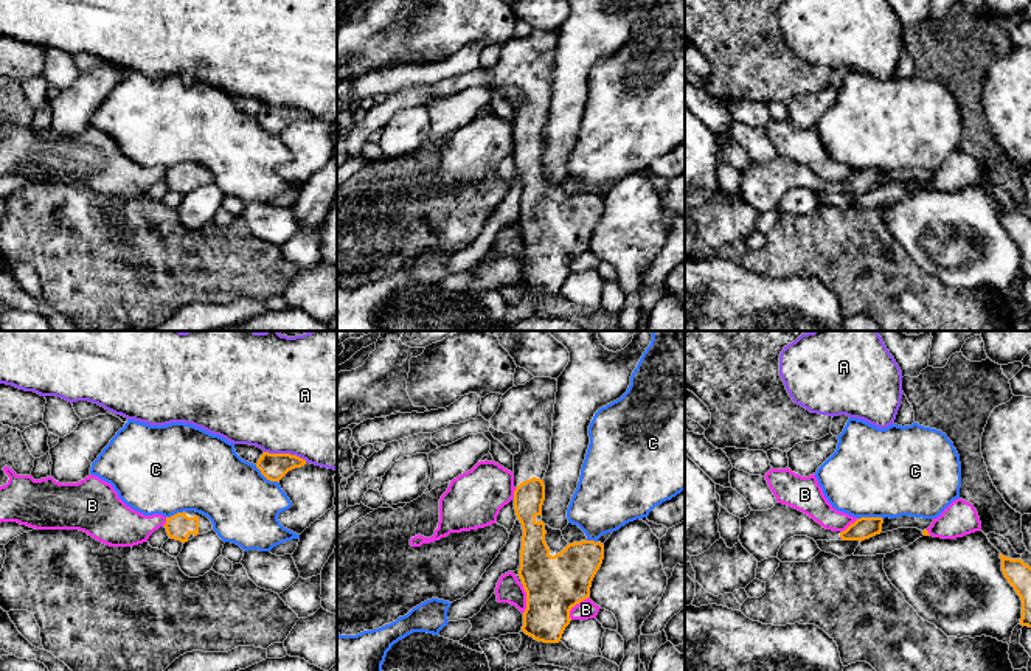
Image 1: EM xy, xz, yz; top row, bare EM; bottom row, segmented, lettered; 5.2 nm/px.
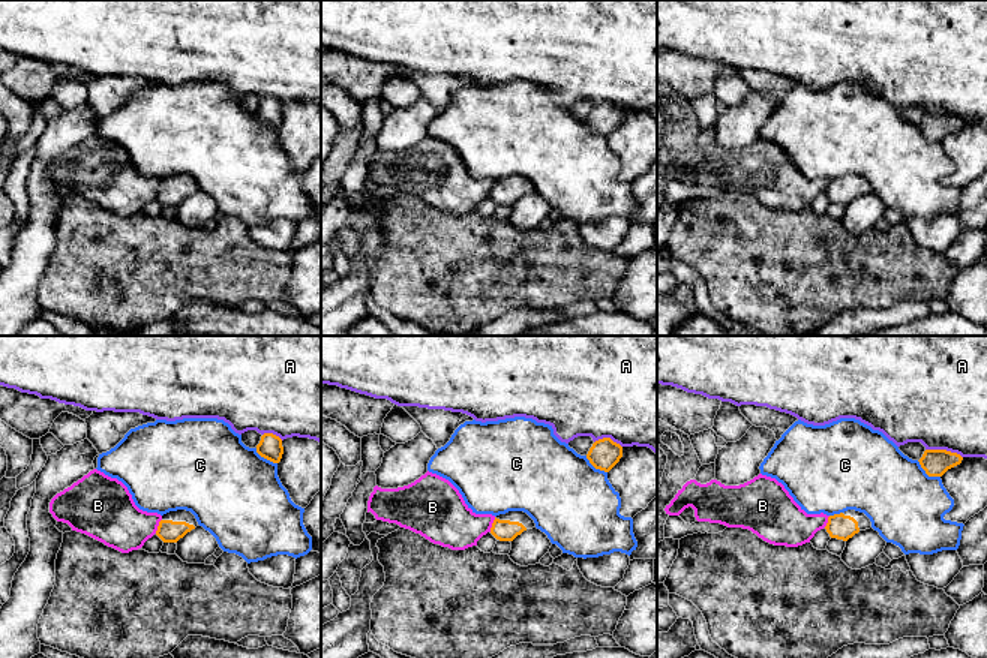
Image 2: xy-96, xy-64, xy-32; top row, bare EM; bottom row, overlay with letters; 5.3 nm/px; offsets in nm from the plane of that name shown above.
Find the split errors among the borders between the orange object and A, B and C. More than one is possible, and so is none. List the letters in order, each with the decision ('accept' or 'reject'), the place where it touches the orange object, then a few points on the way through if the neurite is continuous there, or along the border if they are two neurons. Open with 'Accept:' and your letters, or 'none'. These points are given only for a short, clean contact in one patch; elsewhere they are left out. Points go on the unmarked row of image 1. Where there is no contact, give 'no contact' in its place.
Accept: none
A: reject | xy (286, 106)
B: reject | xz (575, 257)
C: reject | yz (870, 170)

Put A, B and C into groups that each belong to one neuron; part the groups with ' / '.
A / B / C

